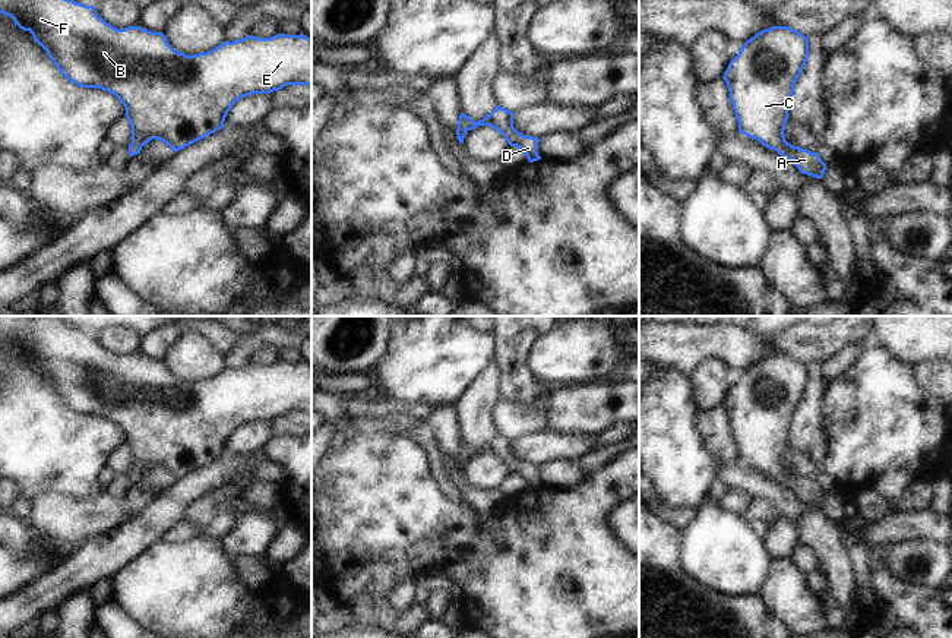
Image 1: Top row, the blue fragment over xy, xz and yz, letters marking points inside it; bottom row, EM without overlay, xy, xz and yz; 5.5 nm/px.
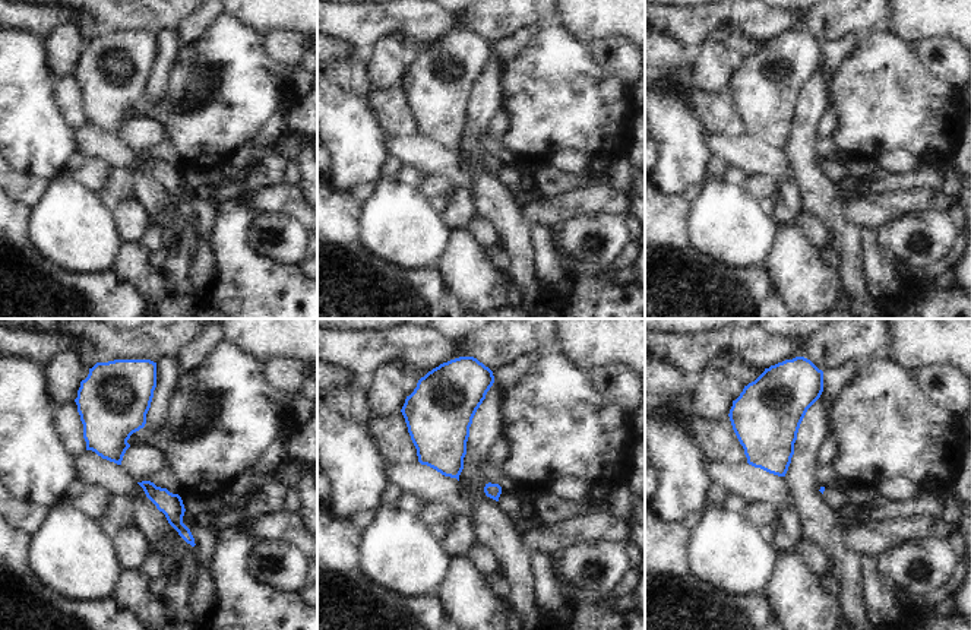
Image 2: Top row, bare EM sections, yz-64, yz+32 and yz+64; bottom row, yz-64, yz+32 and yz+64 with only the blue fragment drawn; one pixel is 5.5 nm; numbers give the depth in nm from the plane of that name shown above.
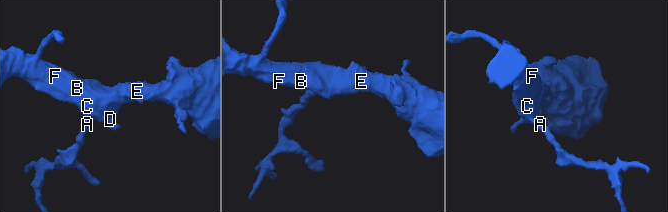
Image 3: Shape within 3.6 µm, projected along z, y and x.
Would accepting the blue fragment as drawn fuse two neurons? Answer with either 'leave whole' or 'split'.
leave whole

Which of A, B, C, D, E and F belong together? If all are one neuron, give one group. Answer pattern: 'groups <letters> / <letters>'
groups A B C D E F

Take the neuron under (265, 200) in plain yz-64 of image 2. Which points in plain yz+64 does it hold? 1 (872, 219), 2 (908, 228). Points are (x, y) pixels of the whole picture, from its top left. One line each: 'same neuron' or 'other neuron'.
1: same neuron
2: other neuron

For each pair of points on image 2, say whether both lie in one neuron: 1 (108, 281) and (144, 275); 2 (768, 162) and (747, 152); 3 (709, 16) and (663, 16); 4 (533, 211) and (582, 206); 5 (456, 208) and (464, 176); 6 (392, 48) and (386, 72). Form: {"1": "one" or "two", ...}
{"1": "two", "2": "one", "3": "one", "4": "one", "5": "two", "6": "one"}

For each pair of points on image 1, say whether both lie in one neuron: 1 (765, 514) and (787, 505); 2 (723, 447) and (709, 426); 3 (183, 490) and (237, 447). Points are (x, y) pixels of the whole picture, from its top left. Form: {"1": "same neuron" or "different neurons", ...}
{"1": "different neurons", "2": "same neuron", "3": "different neurons"}

